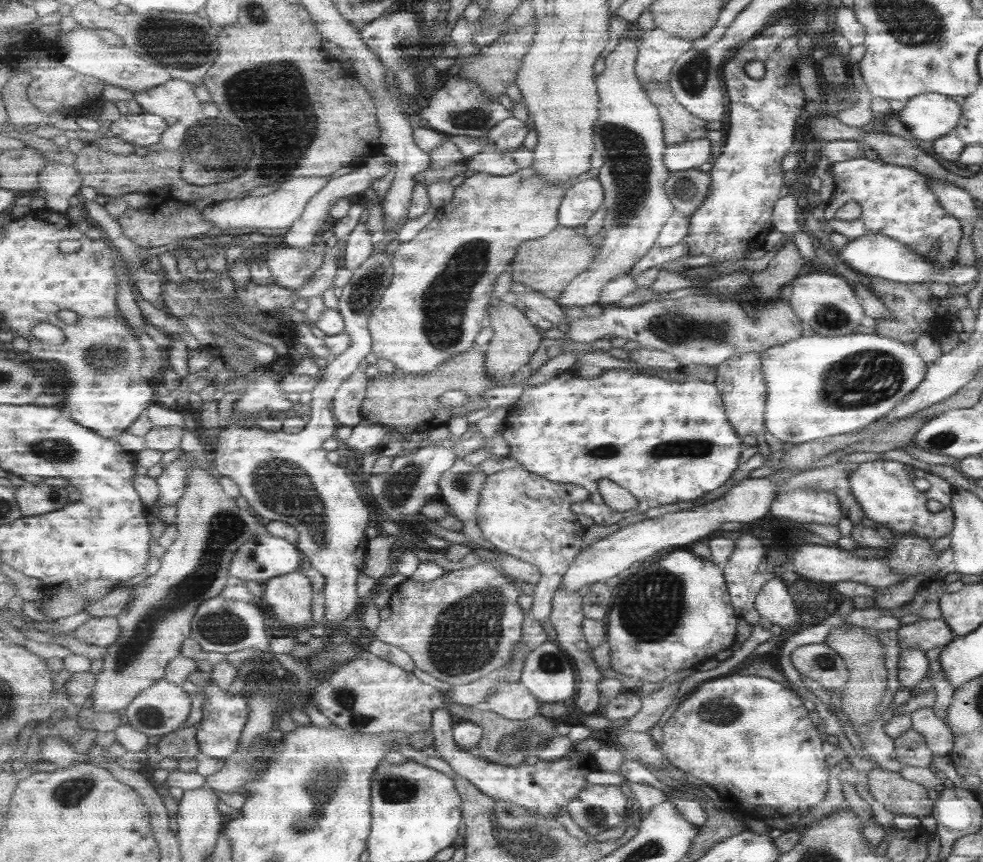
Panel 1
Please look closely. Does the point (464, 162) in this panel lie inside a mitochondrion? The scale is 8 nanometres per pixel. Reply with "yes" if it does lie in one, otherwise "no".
no

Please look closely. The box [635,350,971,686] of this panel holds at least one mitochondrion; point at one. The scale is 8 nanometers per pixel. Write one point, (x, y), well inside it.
(689, 447)

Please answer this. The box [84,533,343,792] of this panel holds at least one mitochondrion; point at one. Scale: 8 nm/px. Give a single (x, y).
(224, 627)

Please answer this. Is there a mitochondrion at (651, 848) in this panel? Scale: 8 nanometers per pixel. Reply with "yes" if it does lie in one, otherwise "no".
yes

